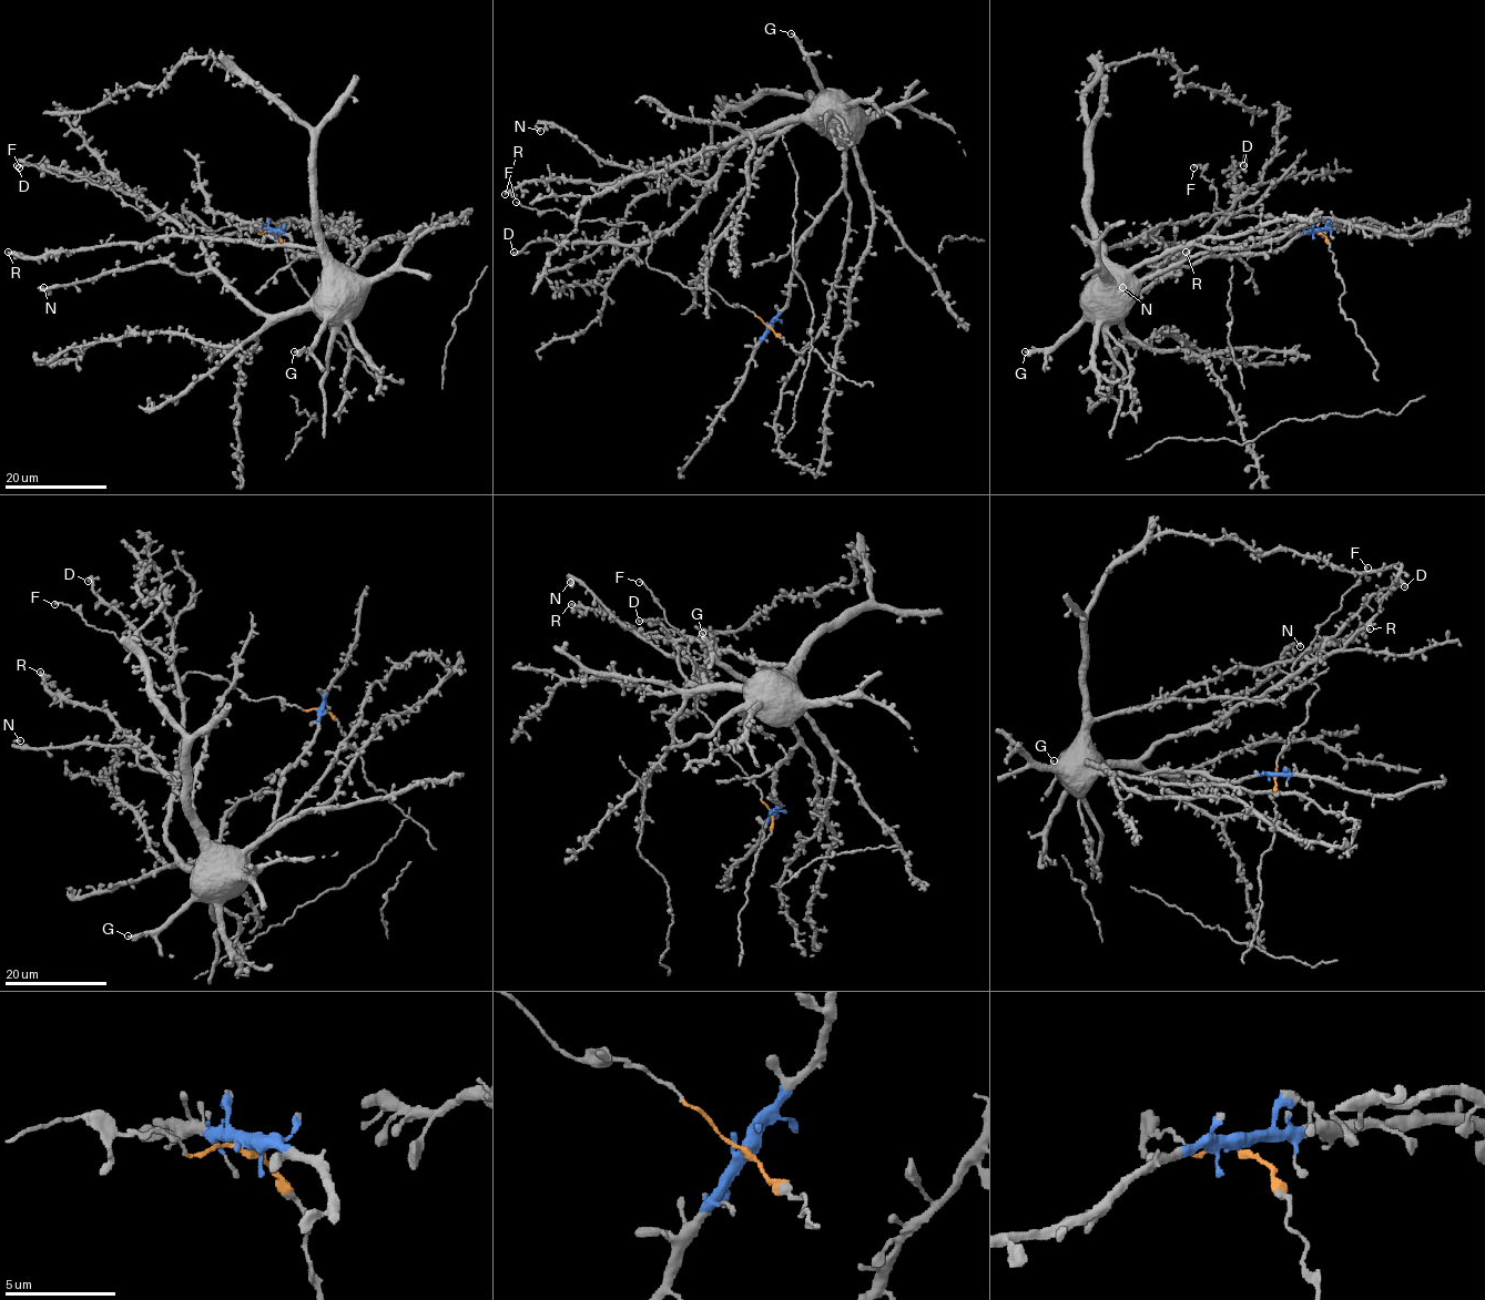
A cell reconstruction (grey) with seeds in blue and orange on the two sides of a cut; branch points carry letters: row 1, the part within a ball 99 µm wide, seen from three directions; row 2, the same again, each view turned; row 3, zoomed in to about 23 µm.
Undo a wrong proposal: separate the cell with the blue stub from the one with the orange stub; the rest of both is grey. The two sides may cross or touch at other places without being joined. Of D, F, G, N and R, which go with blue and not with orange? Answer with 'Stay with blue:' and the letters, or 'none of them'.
Stay with blue: D, G, N, R

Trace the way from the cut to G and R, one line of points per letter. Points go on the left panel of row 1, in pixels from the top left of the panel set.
G: (272, 232), (286, 234), (298, 254), (321, 254), (346, 268), (346, 284), (324, 309), (319, 338), (294, 351)
R: (272, 232), (298, 254), (344, 266), (347, 278), (318, 251), (245, 241), (158, 236), (37, 257), (7, 252)

